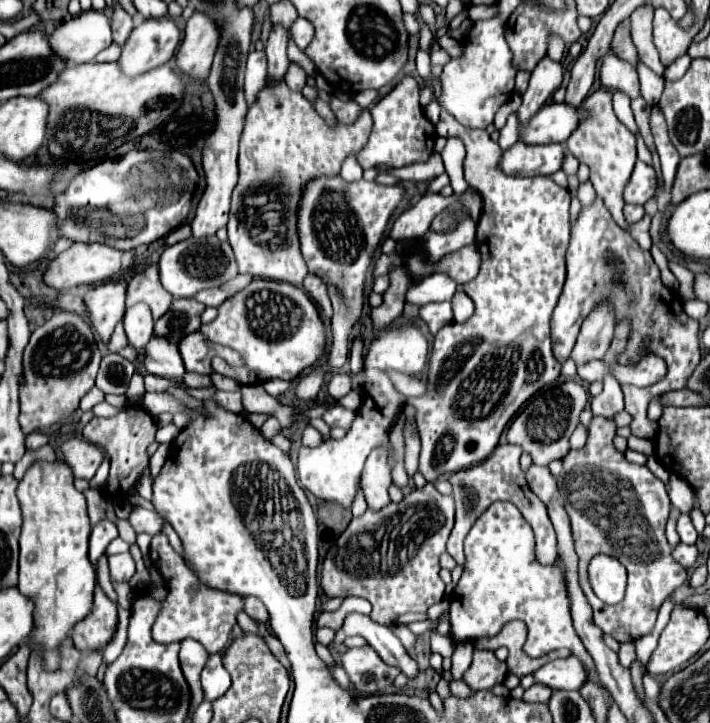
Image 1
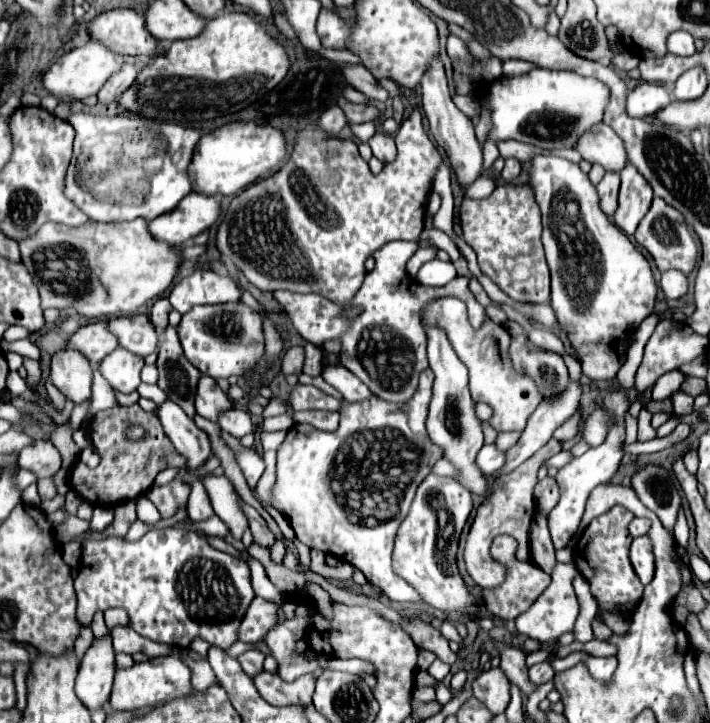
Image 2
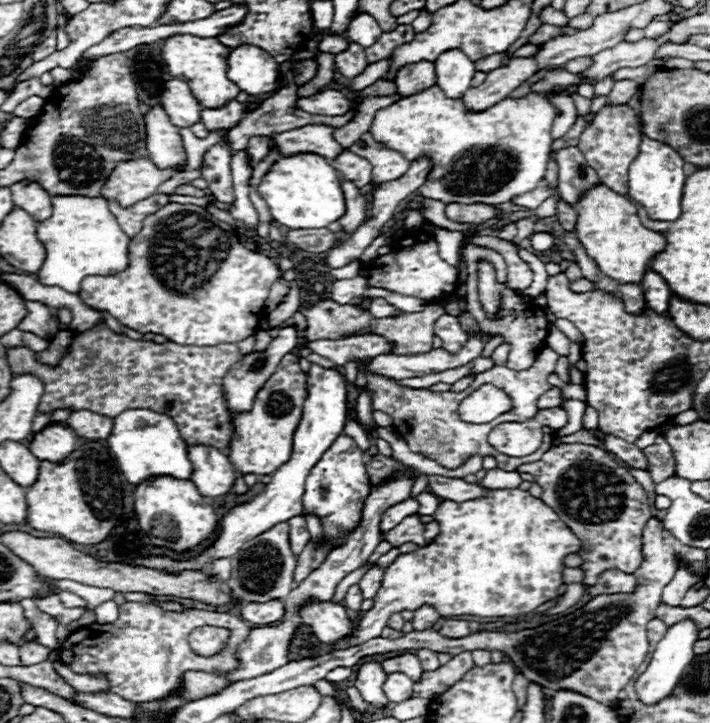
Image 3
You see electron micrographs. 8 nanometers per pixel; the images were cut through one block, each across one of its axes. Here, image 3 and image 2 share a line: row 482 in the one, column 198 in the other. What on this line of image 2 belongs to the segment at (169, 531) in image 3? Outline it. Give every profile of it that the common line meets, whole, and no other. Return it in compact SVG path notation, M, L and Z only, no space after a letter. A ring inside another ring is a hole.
M230 122L214 132L204 134L194 148L194 156L188 164L188 176L192 180L192 192L198 194L222 194L232 196L244 190L258 178L266 178L278 170L286 154L286 142L282 132L270 126L258 126L254 122Z

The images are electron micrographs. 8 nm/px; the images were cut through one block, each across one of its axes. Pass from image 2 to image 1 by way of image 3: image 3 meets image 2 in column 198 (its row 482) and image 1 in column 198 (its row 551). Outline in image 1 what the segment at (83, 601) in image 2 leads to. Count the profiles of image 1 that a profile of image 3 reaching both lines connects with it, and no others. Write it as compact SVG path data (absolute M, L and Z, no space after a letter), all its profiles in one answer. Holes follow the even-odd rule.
M156 534L152 538L150 560L156 566L156 570L162 574L162 578L168 586L168 596L162 602L160 614L152 626L152 638L160 644L182 642L186 638L192 638L192 640L200 642L210 654L224 652L230 642L230 632L238 624L236 616L238 616L238 612L244 610L244 598L202 586L202 582L192 574L192 570L188 570L186 562L170 546L170 542L164 534Z

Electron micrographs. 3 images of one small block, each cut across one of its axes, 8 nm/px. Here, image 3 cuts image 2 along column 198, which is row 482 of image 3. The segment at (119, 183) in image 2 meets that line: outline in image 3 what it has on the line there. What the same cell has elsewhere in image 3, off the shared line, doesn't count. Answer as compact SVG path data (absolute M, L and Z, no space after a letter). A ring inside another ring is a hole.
M128 408L118 418L114 418L112 434L108 436L108 448L114 456L118 468L130 484L138 484L156 476L174 476L188 480L192 466L186 454L186 442L178 434L174 420L166 414L158 414L144 408Z

